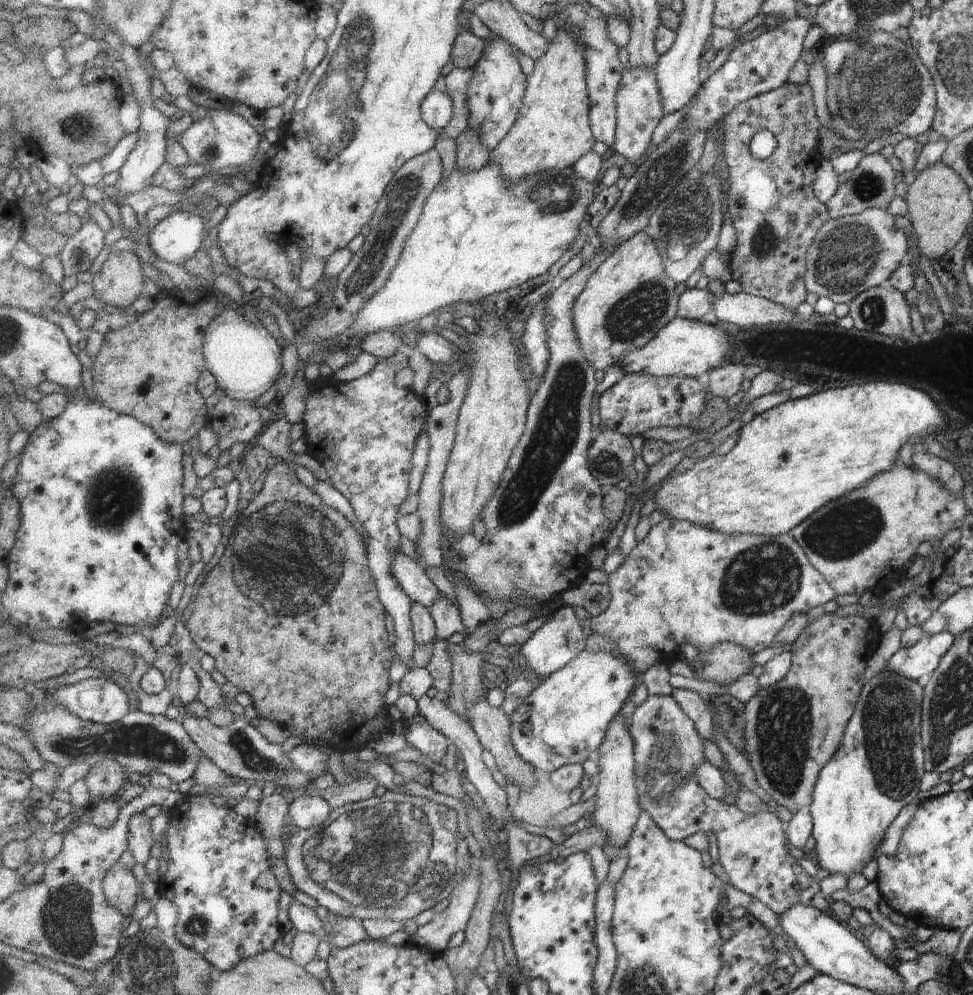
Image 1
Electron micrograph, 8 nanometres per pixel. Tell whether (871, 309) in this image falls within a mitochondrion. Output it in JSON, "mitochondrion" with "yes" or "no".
{"mitochondrion":"yes"}

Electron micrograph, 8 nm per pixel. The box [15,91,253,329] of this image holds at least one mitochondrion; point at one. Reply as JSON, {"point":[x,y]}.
{"point":[80,126]}

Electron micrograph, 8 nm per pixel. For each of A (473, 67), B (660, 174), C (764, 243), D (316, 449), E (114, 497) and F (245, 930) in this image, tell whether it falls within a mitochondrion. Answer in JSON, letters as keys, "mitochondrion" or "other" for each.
{"A":"other","B":"mitochondrion","C":"mitochondrion","D":"other","E":"mitochondrion","F":"other"}

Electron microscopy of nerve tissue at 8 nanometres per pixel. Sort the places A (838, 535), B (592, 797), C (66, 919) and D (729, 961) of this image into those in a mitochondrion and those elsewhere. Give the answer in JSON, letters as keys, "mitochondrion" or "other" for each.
{"A":"mitochondrion","B":"other","C":"mitochondrion","D":"other"}

